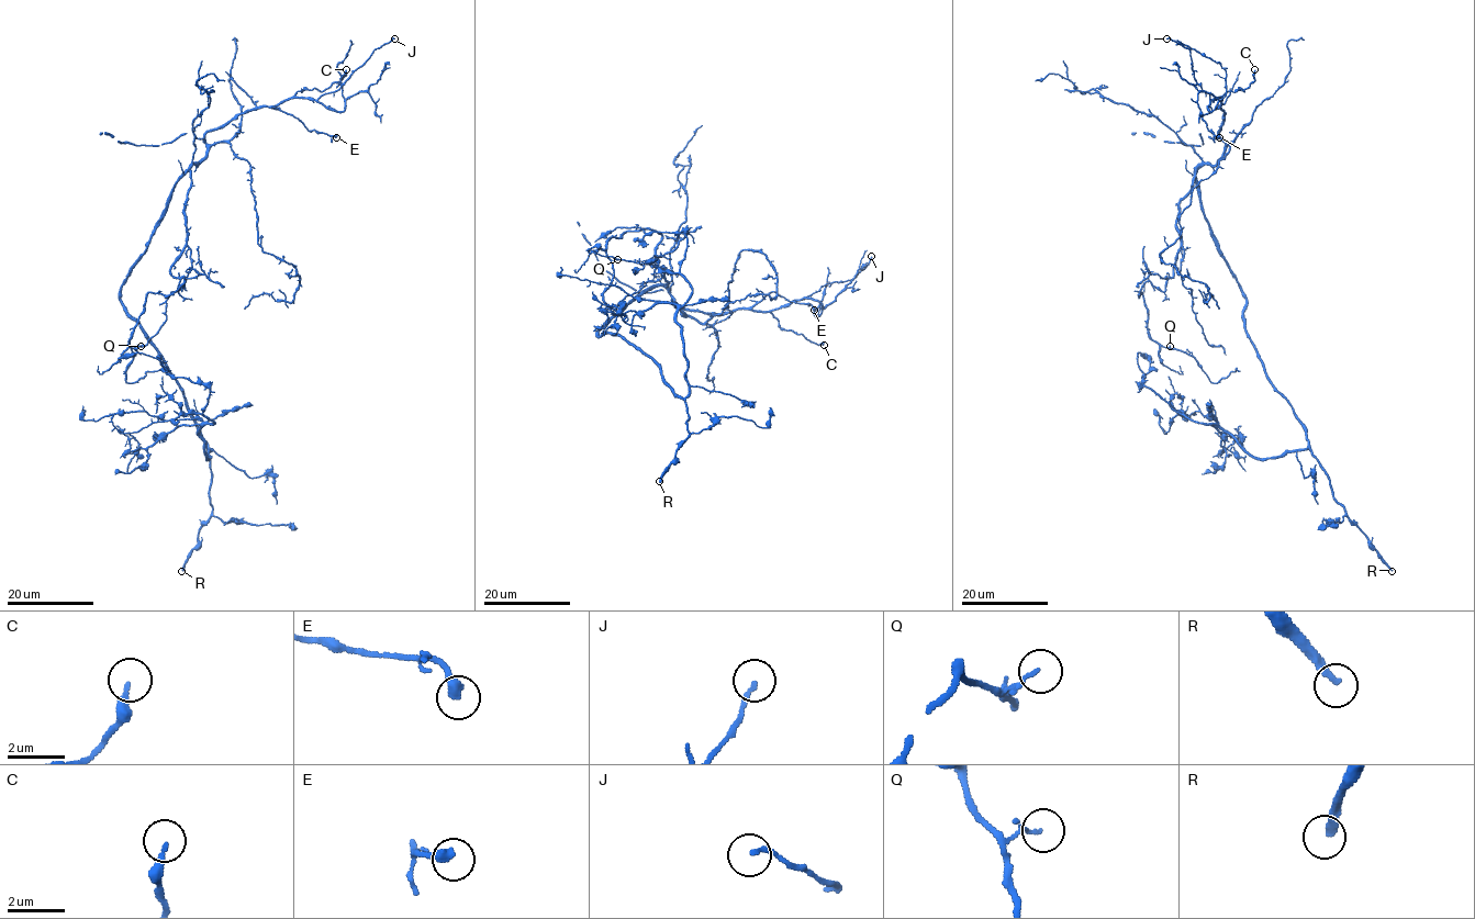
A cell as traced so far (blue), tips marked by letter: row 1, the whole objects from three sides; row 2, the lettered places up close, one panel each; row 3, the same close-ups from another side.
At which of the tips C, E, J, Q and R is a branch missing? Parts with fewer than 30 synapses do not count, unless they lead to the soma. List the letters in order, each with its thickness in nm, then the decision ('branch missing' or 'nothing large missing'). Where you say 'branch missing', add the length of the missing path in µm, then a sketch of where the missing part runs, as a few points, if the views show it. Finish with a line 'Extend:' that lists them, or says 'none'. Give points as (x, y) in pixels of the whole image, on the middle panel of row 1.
C: calibre 200 nm; nothing large missing
E: calibre 360 nm; nothing large missing
J: calibre 160 nm; nothing large missing
Q: calibre 70 nm; nothing large missing
R: calibre 280 nm; branch missing; missing 120 µm
Extend: R

